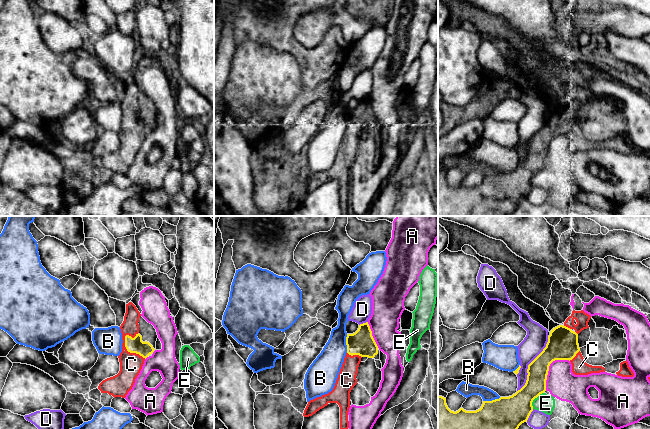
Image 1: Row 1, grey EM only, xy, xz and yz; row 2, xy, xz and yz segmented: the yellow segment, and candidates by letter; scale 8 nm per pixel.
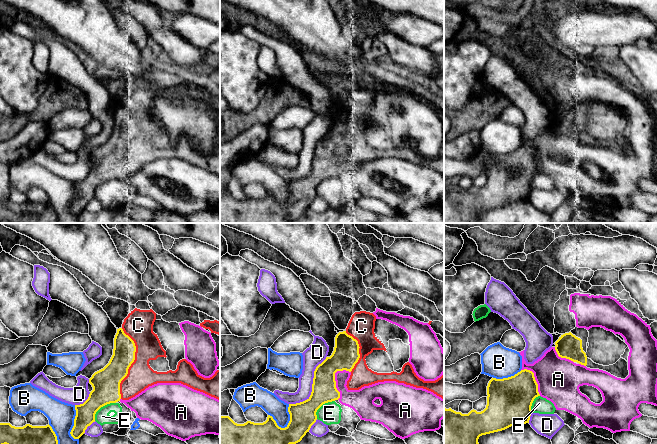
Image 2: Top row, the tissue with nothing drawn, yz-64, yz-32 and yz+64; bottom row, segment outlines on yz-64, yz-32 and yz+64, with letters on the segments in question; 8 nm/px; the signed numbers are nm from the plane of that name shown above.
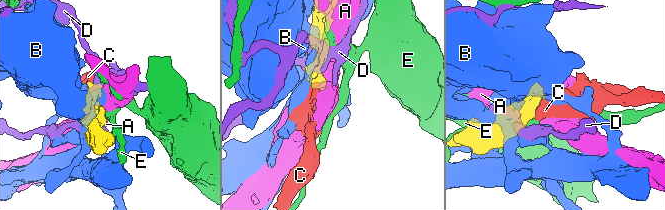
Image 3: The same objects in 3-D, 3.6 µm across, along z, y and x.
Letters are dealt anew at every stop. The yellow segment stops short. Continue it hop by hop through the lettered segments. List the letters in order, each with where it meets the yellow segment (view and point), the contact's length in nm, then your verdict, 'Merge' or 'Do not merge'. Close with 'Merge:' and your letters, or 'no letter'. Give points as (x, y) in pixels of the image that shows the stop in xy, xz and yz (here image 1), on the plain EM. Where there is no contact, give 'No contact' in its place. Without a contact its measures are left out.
A: Touches yellow at yz (548, 144). Shared border 320 nm. Do not merge
B: Touches yellow at xz (346, 119). Shared border 150 nm. Do not merge
C: Touches yellow at xy (128, 127). Shared border 260 nm. Merge
D: Touches yellow at yz (529, 140). Shared border 500 nm. Do not merge
E: Touches yellow at yz (534, 174). Shared border 160 nm. Do not merge
Merge: C

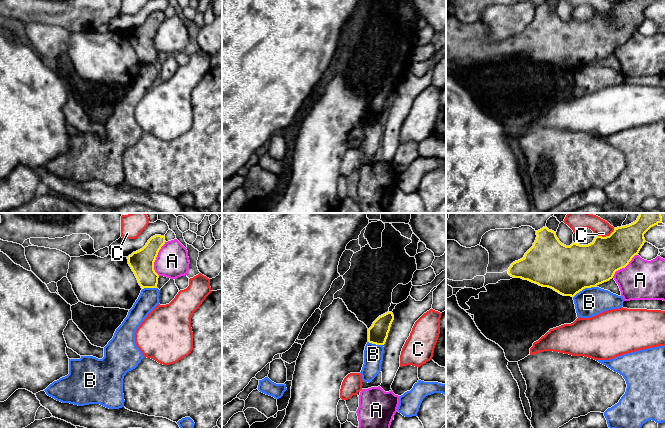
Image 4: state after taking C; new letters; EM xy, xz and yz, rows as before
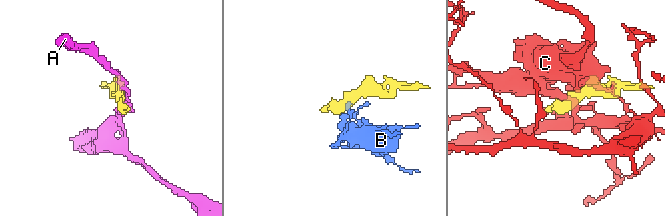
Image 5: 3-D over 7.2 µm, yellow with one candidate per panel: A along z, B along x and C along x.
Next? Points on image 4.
A: Touches yellow at xy (155, 34). Shared border 280 nm. Do not merge
B: Touches yellow at yz (584, 64). Shared border 200 nm. Do not merge
C: Touches yellow at yz (606, 12). Shared border 170 nm. Do not merge
Merge: no letter

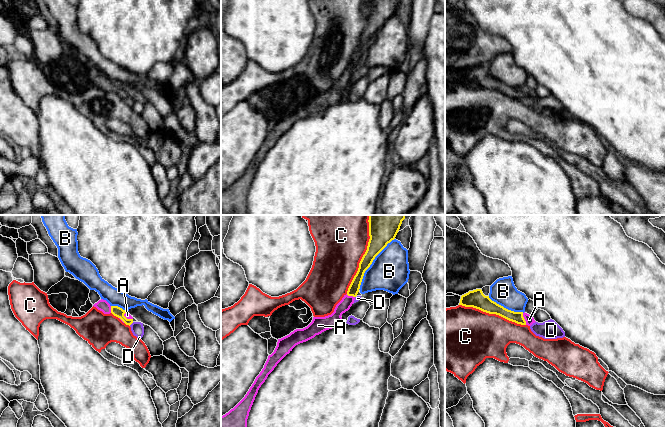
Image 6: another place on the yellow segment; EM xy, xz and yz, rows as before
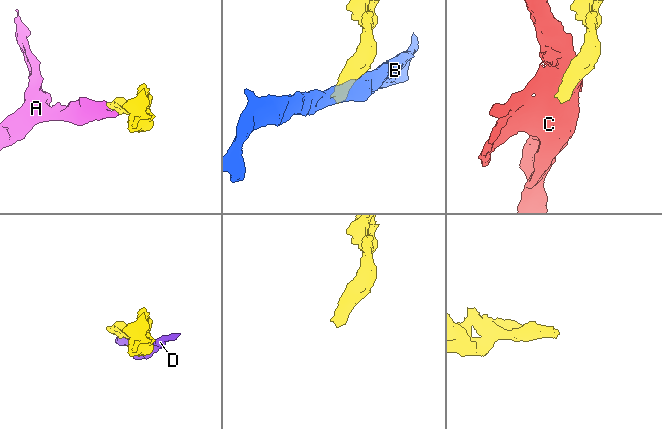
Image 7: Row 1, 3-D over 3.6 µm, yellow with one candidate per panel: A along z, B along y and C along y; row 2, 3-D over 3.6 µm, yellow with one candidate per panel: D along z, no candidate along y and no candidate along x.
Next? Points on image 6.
A: Touches yellow at yz (524, 95). Shared border 100 nm. Merge
B: Touches yellow at xz (371, 39). Shared border 500 nm. Do not merge
C: Touches yellow at xz (361, 35). Shared border 600 nm. Do not merge
D: Touches yellow at xy (131, 99). Shared border 50 nm. Do not merge
Merge: A

